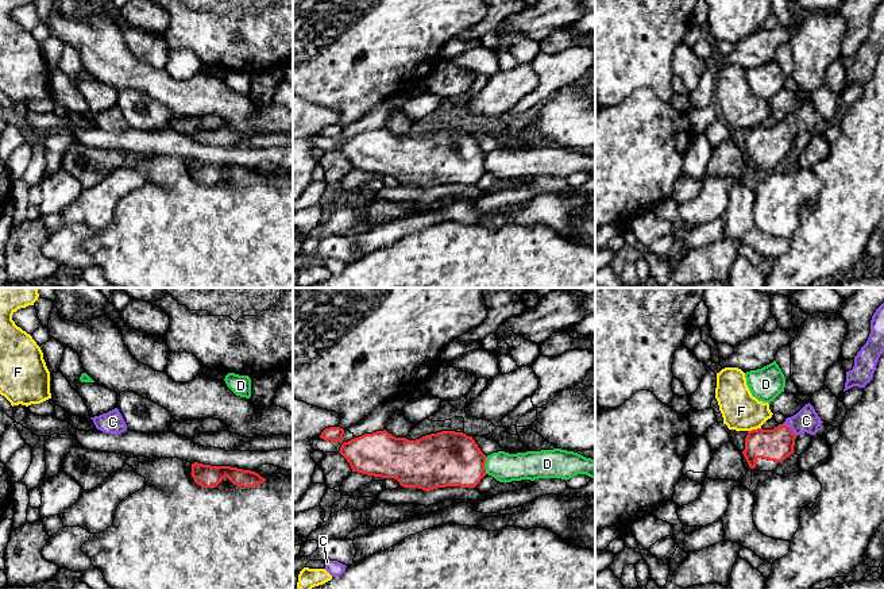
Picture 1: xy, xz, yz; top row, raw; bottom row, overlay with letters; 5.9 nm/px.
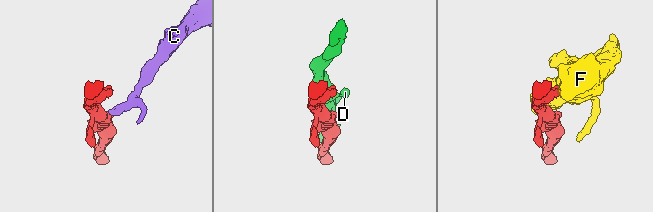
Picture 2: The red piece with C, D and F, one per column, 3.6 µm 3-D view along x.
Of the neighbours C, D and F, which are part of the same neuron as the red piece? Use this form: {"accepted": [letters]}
{"accepted": ["C"]}

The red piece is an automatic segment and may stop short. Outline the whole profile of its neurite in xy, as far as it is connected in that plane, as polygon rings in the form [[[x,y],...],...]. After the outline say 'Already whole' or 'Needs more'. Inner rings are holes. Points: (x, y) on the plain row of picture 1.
[[[198,159],[192,161],[192,174],[201,185],[216,185],[225,174],[236,184],[254,185],[266,176],[251,168],[231,163],[211,163]]]. Already whole

